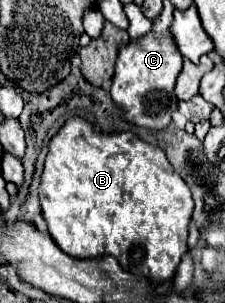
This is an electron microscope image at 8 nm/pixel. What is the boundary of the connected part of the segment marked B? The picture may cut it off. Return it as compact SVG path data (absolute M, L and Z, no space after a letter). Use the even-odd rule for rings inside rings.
M71 117L49 141L49 153L39 185L39 201L53 241L71 257L91 259L113 255L133 275L163 283L175 277L181 255L187 251L187 225L193 213L189 187L167 161L161 147L139 139L131 131L99 133L81 119Z

